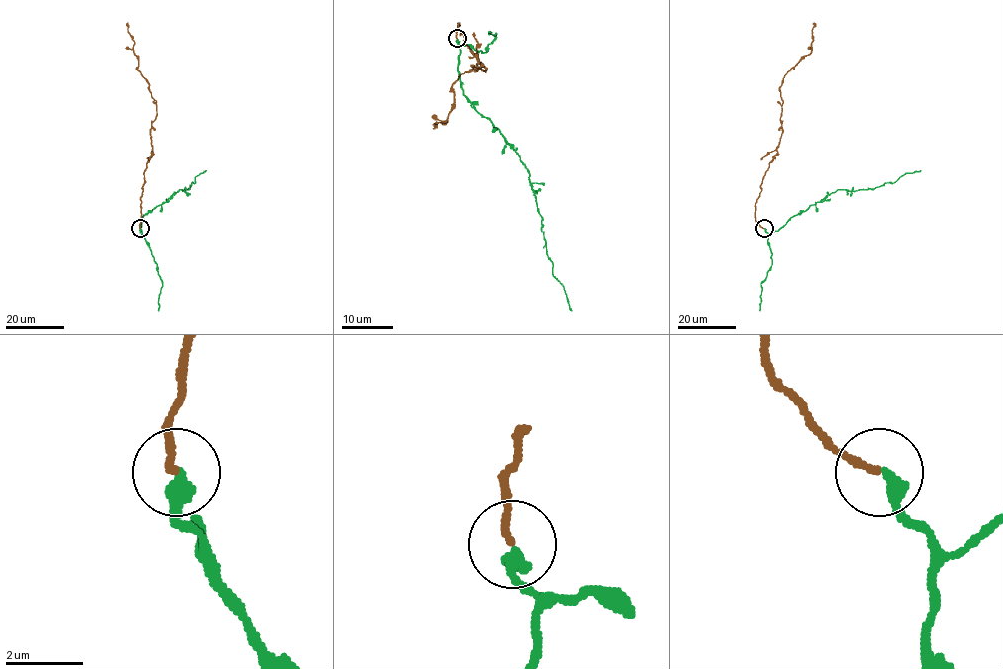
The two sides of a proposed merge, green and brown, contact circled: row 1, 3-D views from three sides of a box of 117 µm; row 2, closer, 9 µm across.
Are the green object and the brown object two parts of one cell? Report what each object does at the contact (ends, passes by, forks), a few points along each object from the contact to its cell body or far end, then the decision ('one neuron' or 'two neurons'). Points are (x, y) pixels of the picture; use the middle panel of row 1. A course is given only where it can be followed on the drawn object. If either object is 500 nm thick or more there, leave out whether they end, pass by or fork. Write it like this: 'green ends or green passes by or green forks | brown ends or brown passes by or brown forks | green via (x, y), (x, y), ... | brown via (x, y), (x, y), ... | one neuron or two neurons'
green ends | brown ends | green via (457, 39), (459, 81), (466, 99), (501, 133), (527, 169), (552, 275), (564, 287), (571, 310) | brown via (457, 39), (459, 23), (474, 69), (486, 69), (462, 73), (446, 122), (434, 123) | one neuron

